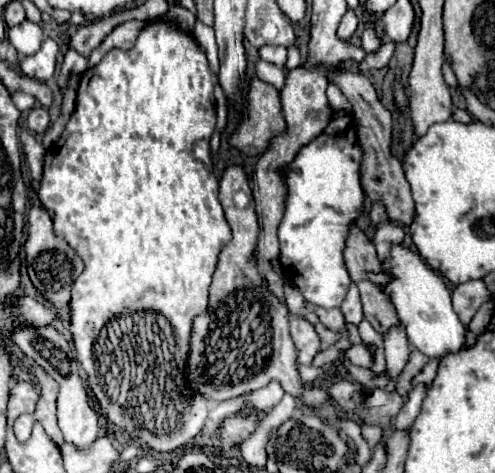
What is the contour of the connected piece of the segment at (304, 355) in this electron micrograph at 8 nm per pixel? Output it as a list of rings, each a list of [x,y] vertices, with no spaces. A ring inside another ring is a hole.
[[[290,314],[290,334],[298,350],[298,362],[310,366],[322,344],[316,326],[300,314]]]

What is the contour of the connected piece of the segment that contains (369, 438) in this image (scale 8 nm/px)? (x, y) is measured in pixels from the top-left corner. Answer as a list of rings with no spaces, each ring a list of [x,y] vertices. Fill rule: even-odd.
[[[360,424],[360,428],[362,428],[362,436],[364,436],[364,440],[370,444],[370,448],[374,448],[374,446],[382,440],[382,428],[380,428],[380,426]]]

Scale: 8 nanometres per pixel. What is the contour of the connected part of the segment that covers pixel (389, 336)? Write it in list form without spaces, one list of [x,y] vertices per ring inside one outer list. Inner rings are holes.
[[[402,324],[392,326],[384,334],[384,354],[386,354],[386,370],[392,376],[392,382],[388,384],[386,390],[392,392],[394,378],[404,370],[404,366],[408,362],[408,354],[410,354],[410,344],[408,344],[406,330]]]

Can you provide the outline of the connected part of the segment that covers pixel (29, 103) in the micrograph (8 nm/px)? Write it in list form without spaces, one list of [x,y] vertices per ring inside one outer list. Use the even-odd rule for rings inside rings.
[[[12,92],[10,94],[10,98],[12,98],[12,102],[14,102],[14,106],[20,110],[20,112],[24,112],[24,110],[30,110],[32,106],[34,106],[34,98],[30,96],[30,94],[24,94],[24,92]]]

